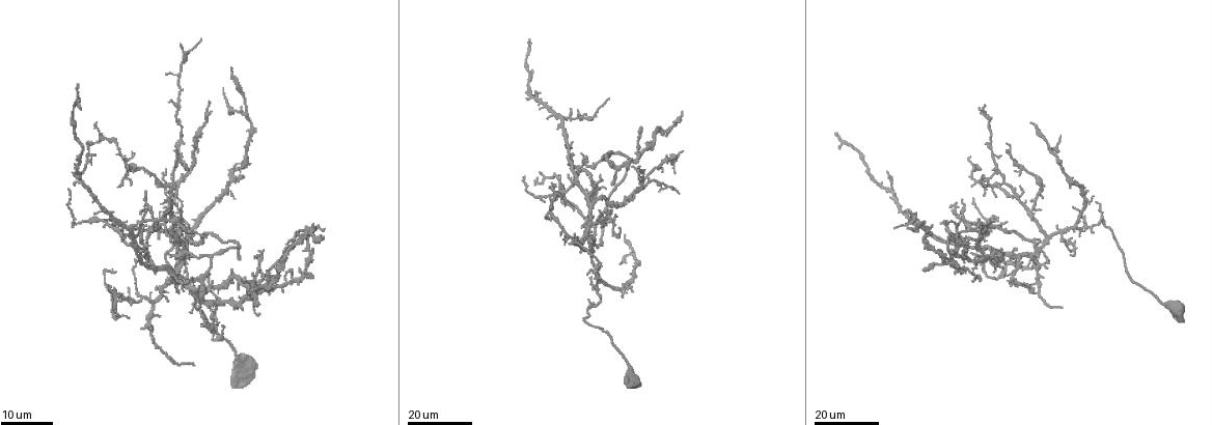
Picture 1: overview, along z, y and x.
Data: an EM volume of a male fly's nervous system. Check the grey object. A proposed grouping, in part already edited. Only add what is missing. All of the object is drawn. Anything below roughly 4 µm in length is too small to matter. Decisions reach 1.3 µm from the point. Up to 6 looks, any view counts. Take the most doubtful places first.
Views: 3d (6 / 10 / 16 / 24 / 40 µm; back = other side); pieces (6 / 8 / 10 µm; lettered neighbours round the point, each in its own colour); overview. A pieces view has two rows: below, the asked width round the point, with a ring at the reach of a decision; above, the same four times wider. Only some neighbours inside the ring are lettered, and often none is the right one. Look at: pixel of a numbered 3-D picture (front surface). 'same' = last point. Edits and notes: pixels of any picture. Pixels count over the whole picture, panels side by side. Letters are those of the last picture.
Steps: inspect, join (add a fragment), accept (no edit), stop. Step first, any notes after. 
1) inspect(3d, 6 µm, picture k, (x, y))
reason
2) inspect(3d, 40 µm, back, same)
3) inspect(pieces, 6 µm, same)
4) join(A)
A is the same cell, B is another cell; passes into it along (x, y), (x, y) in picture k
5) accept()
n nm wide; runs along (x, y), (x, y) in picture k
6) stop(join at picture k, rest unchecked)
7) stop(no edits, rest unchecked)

inspect(3d, 24 µm, picture 1, (77, 83))
end of a long branch

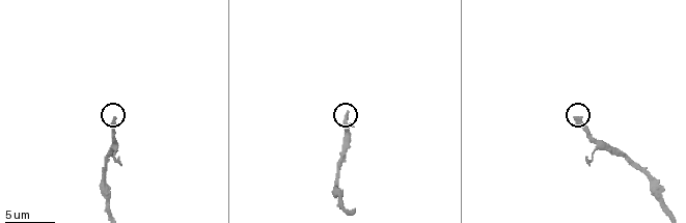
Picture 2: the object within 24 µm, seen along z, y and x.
inspect(pieces, 10 µm, picture 2, (578, 117))
what lies round it

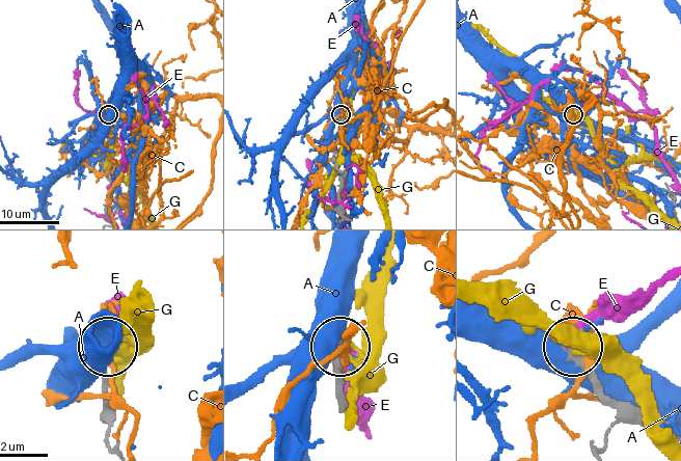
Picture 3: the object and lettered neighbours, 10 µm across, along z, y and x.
accept()
240 nm wide; A, C, E and G are other cells; no lettered fragment goes on from it

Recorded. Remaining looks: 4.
inspect(3d, 24 µm, picture 1, (908, 229))
thin end

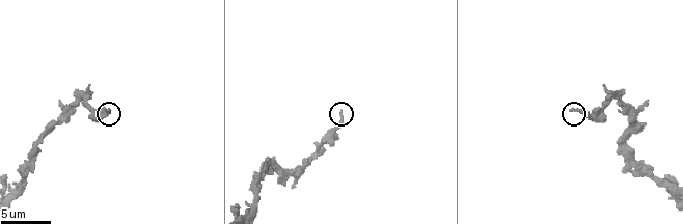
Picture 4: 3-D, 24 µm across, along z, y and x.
inspect(pieces, 8 µm, picture 4, (339, 112))

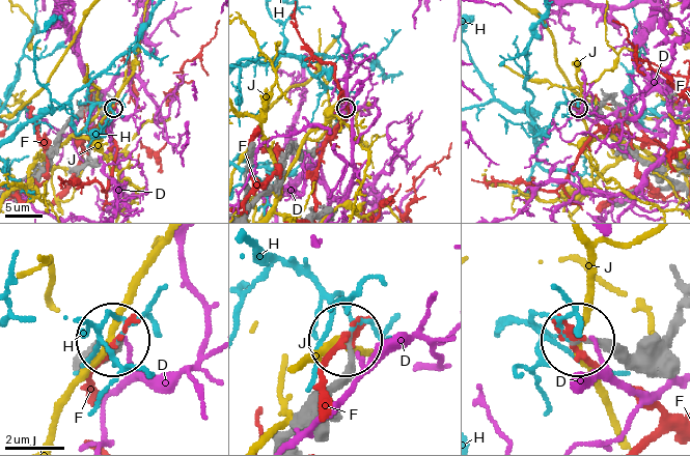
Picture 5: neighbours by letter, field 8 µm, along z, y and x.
accept()
D, F, H and J are other cells; runs along (668, 331), (639, 352), (609, 352), (582, 340) in picture 5; no lettered fragment goes on from it

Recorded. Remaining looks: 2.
inspect(3d, 24 µm, picture 1, (1092, 231))

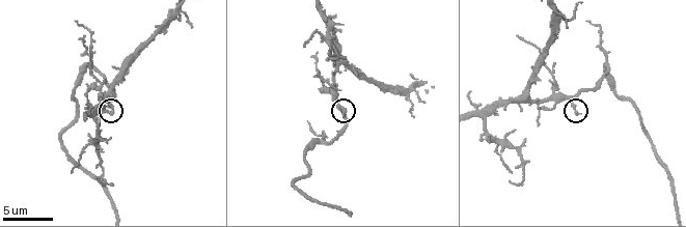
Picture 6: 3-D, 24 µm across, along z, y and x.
inspect(pieces, 6 µm, picture 6, (342, 117))

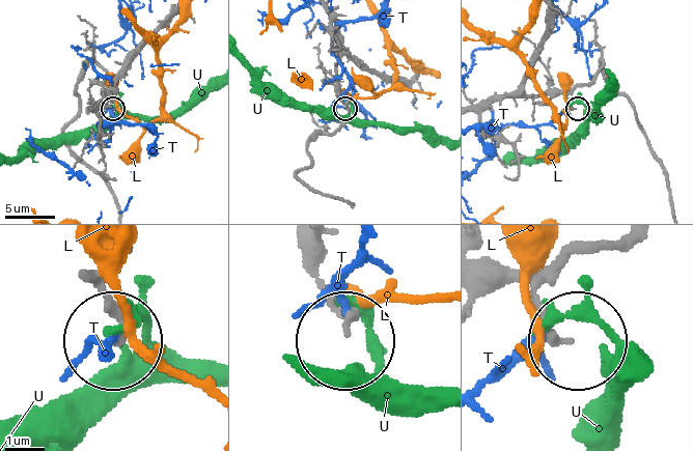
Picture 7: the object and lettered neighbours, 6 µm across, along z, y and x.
accept()
190 nm wide; L, T and U are other cells; runs along (647, 140), (604, 62), (567, 96), (576, 109) in picture 7; none of them fits

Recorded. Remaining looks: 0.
stop(no edits, rest unchecked)

